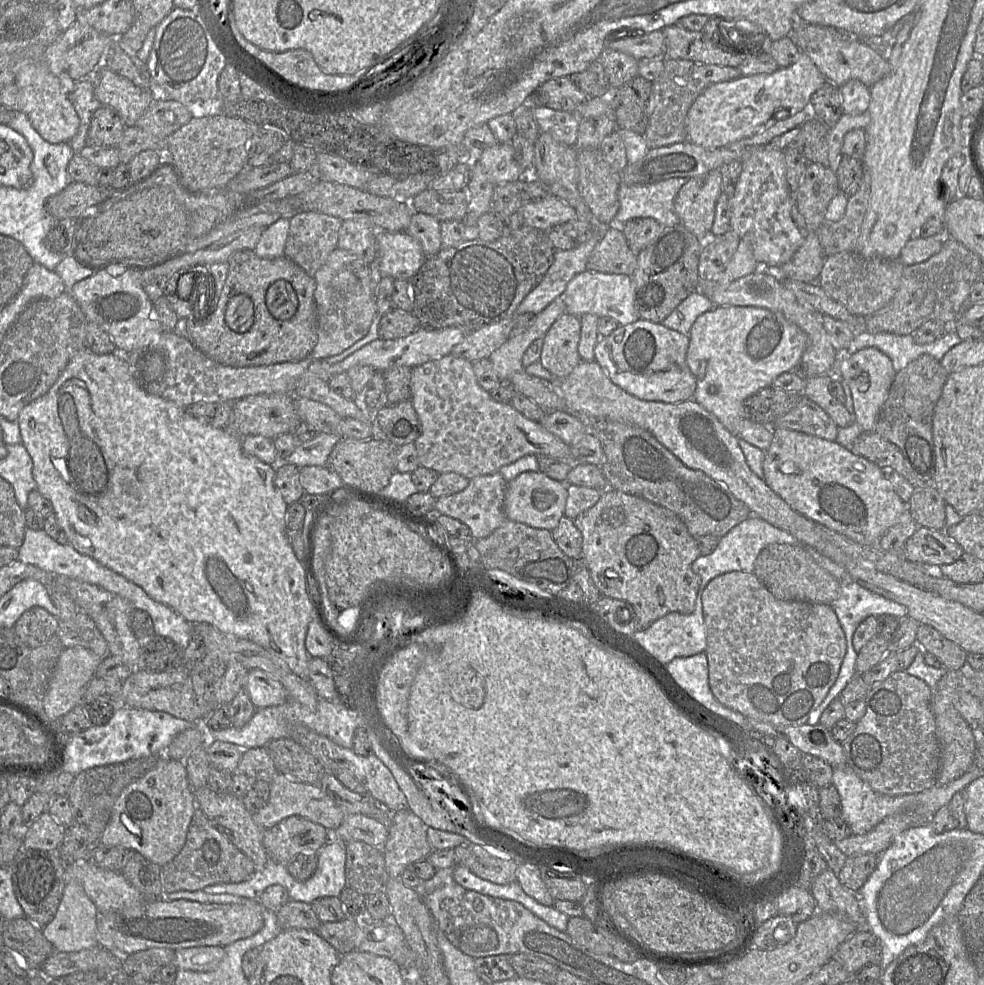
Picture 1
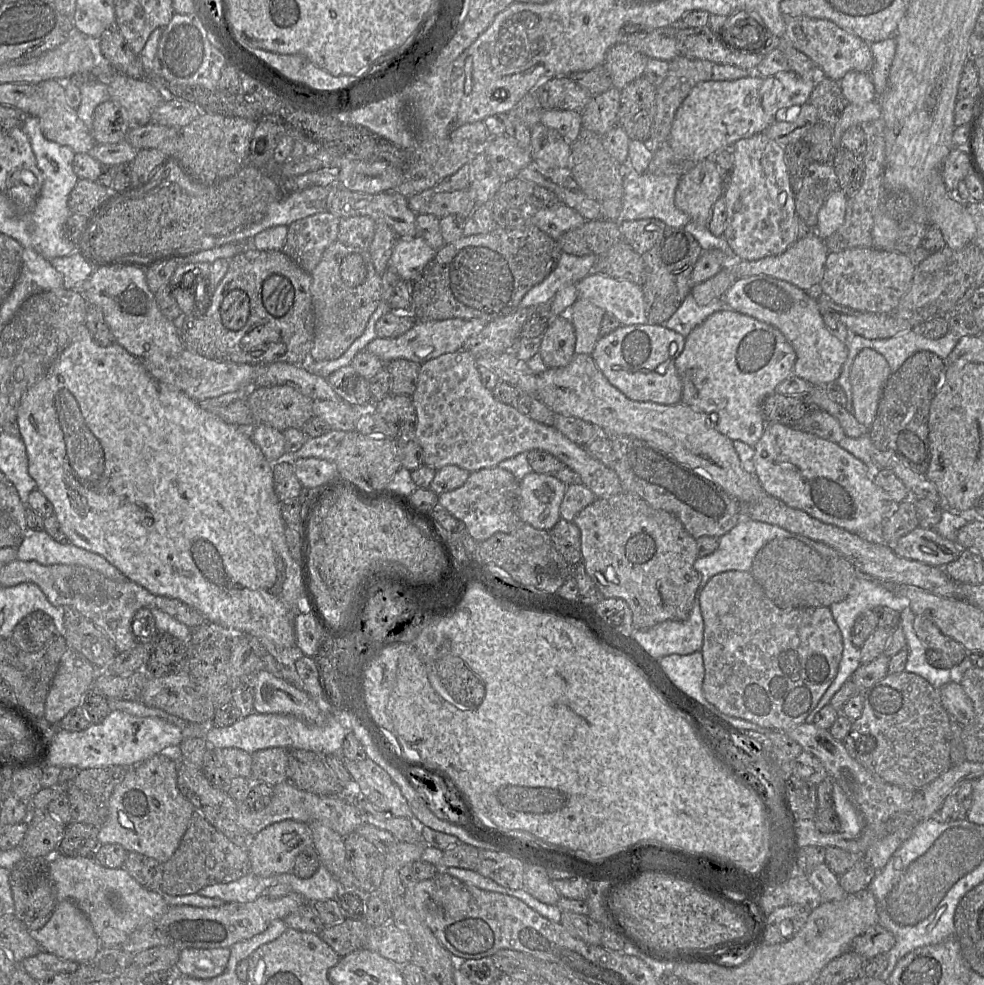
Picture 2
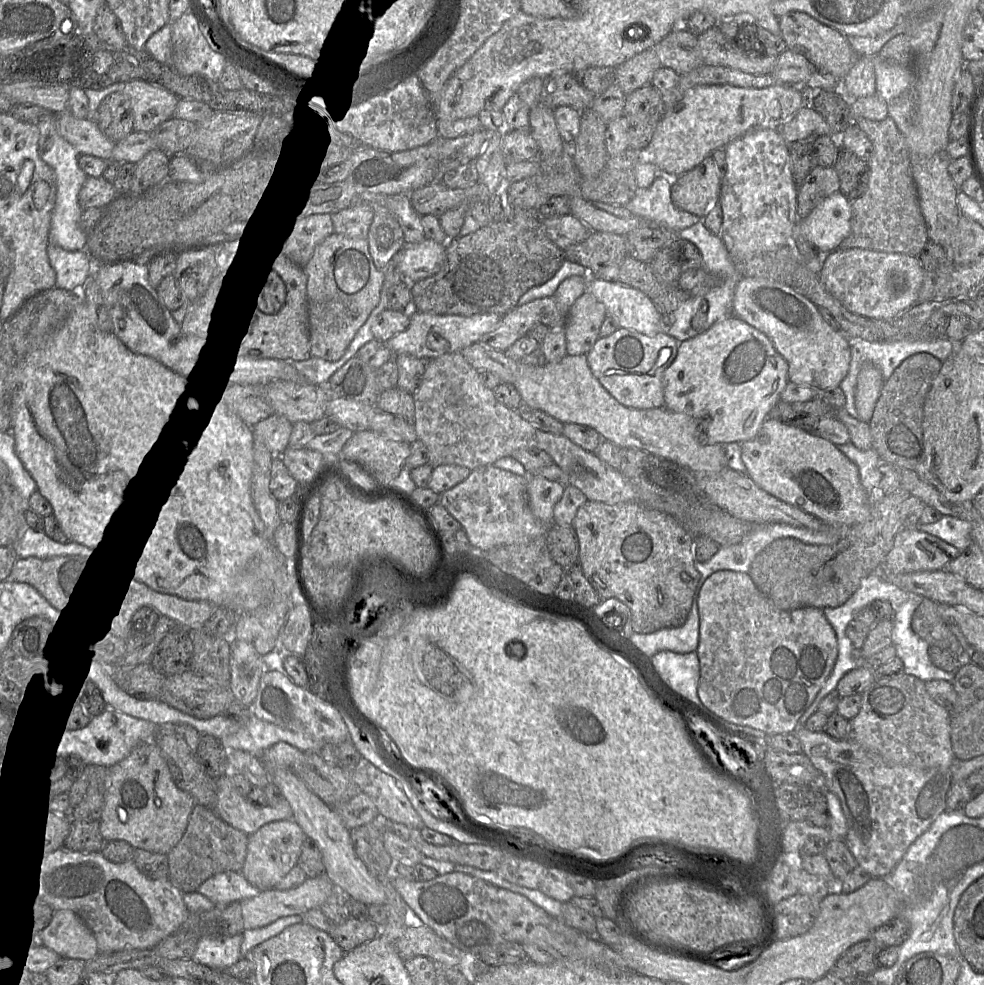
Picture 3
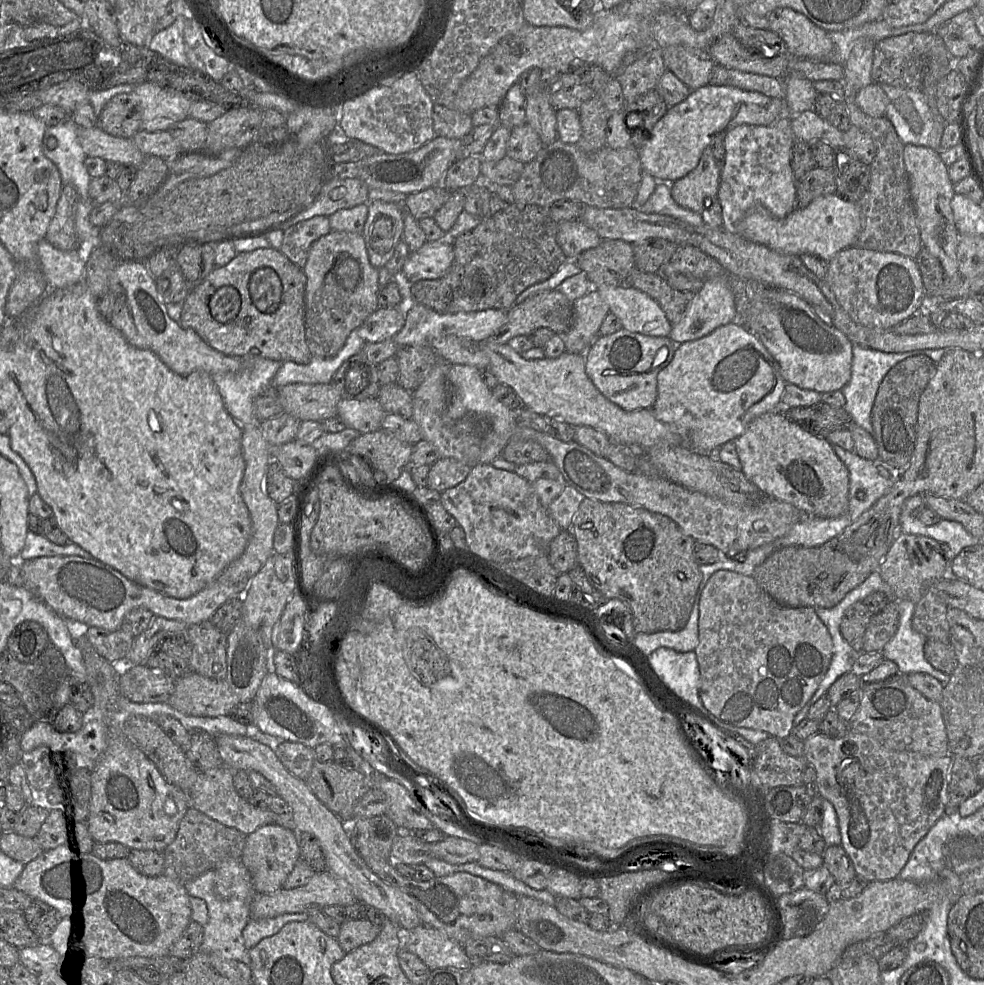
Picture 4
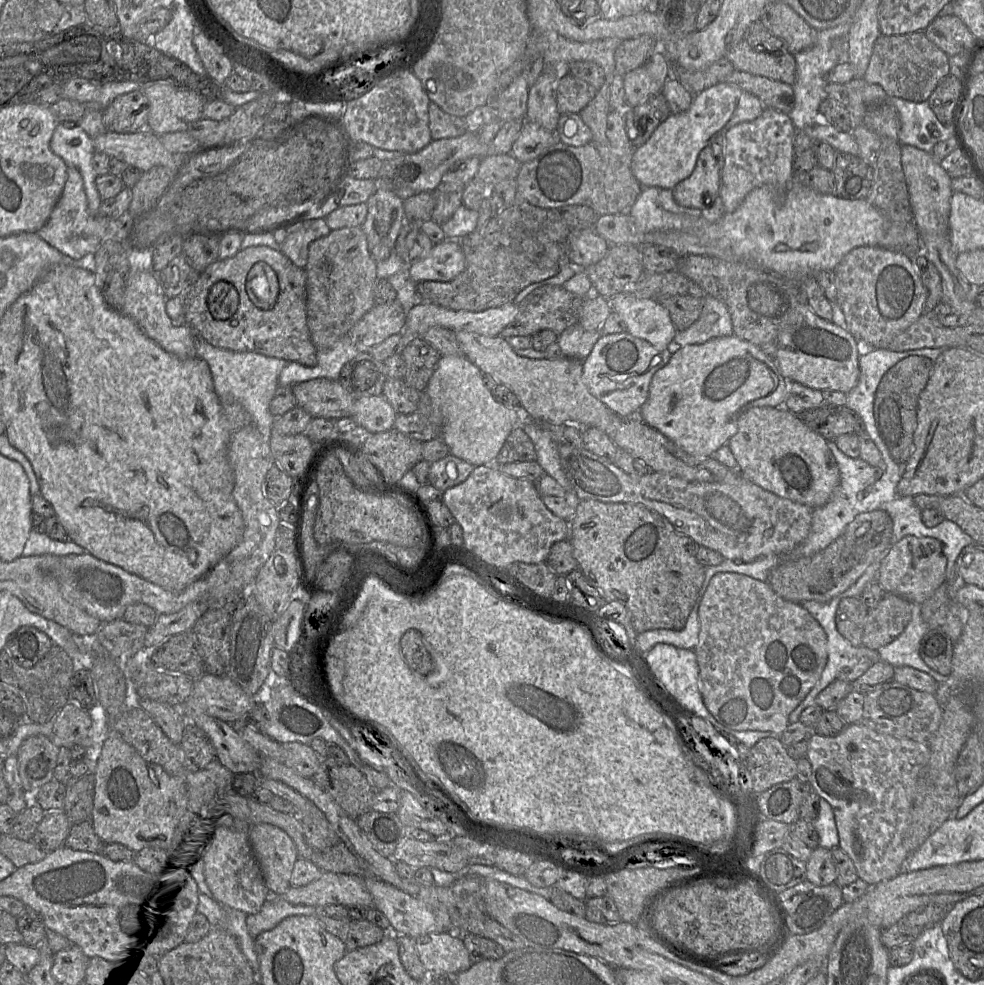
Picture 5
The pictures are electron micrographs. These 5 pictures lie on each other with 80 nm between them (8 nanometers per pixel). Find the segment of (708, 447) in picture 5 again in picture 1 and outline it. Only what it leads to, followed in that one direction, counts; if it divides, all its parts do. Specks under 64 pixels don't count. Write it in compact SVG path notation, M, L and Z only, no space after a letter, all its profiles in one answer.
M715 306L696 319L689 334L686 363L696 379L692 399L714 414L731 434L765 452L773 440L773 430L749 418L743 403L758 390L773 386L780 374L798 369L808 341L808 335L780 312Z

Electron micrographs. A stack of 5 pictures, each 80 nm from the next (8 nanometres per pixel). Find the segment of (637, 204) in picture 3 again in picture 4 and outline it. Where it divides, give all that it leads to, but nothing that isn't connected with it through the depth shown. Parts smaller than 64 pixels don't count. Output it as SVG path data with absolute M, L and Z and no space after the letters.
M659 182L650 198L645 204L638 207L644 213L657 213L672 216L692 226L703 225L702 213L688 210L672 198L671 183Z

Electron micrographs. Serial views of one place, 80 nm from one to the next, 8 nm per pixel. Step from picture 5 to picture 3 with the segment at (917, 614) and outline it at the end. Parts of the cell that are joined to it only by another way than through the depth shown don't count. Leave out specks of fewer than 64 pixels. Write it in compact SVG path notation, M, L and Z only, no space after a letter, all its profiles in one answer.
M911 597L905 603L894 607L895 616L893 619L892 645L896 649L896 656L903 661L903 673L913 675L924 682L931 680L953 681L954 672L946 672L936 667L928 655L929 644L919 637L911 628L912 616L919 605L919 599L925 597Z

